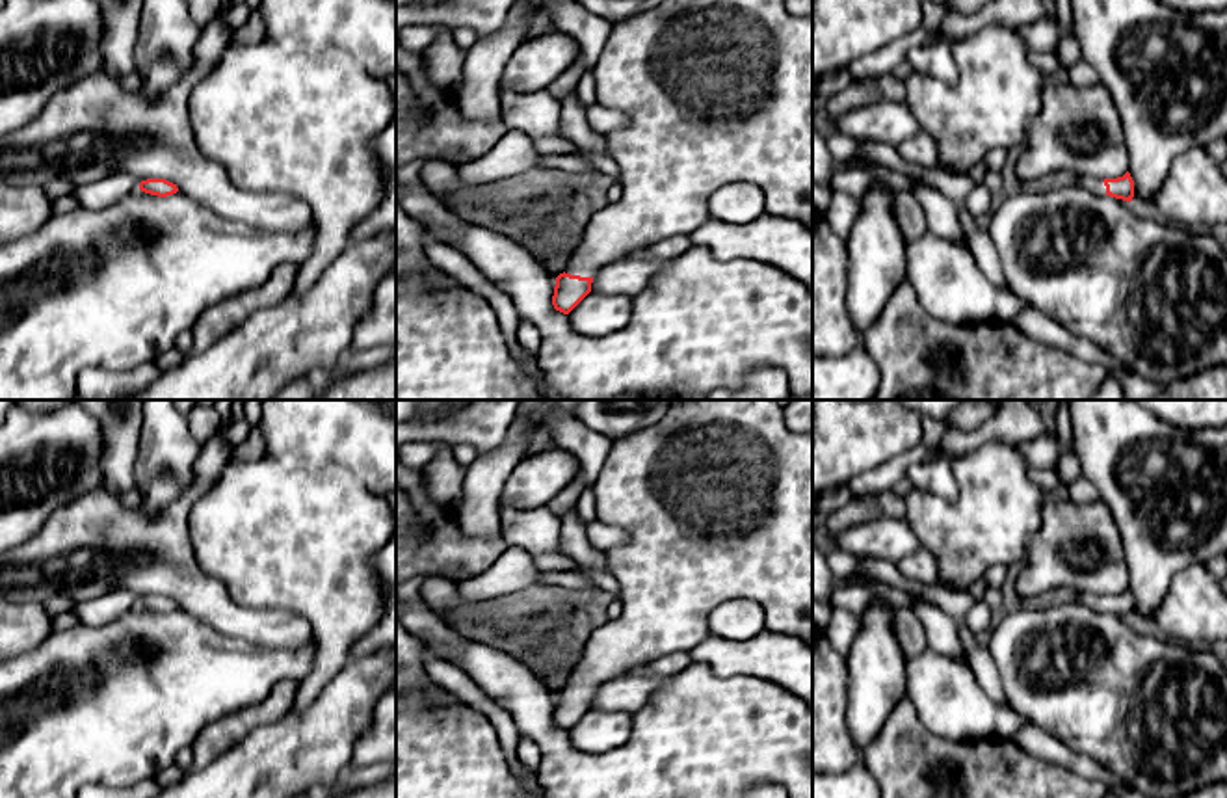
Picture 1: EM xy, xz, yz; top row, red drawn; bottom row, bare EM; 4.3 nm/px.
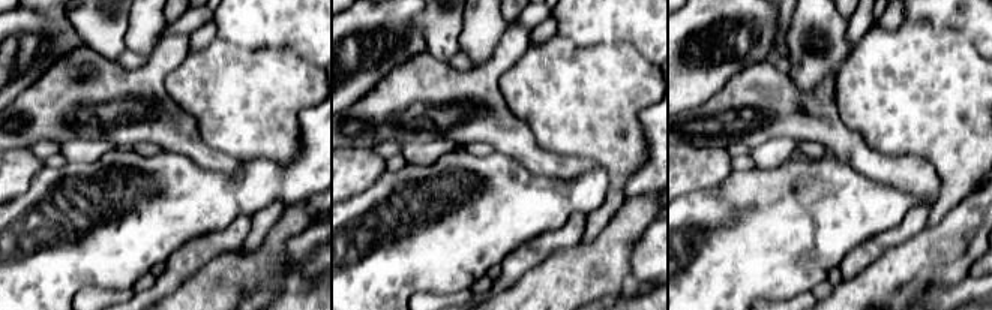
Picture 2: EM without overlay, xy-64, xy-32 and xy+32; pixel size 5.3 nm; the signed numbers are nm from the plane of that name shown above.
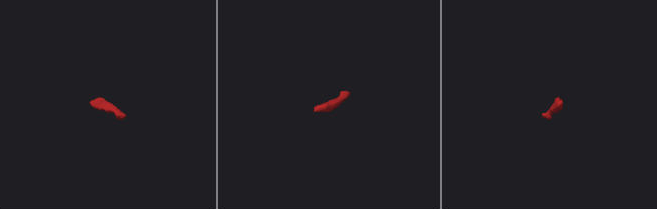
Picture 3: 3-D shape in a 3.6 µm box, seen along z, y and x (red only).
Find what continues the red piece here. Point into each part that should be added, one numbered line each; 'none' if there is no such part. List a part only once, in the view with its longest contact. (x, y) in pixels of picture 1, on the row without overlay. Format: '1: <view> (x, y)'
1: xz (716, 499)

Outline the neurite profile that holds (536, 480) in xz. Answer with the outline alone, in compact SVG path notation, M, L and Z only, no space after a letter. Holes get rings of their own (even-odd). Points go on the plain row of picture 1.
M550 448L522 458L508 476L500 506L528 510L547 506L576 476L576 458L561 448Z

